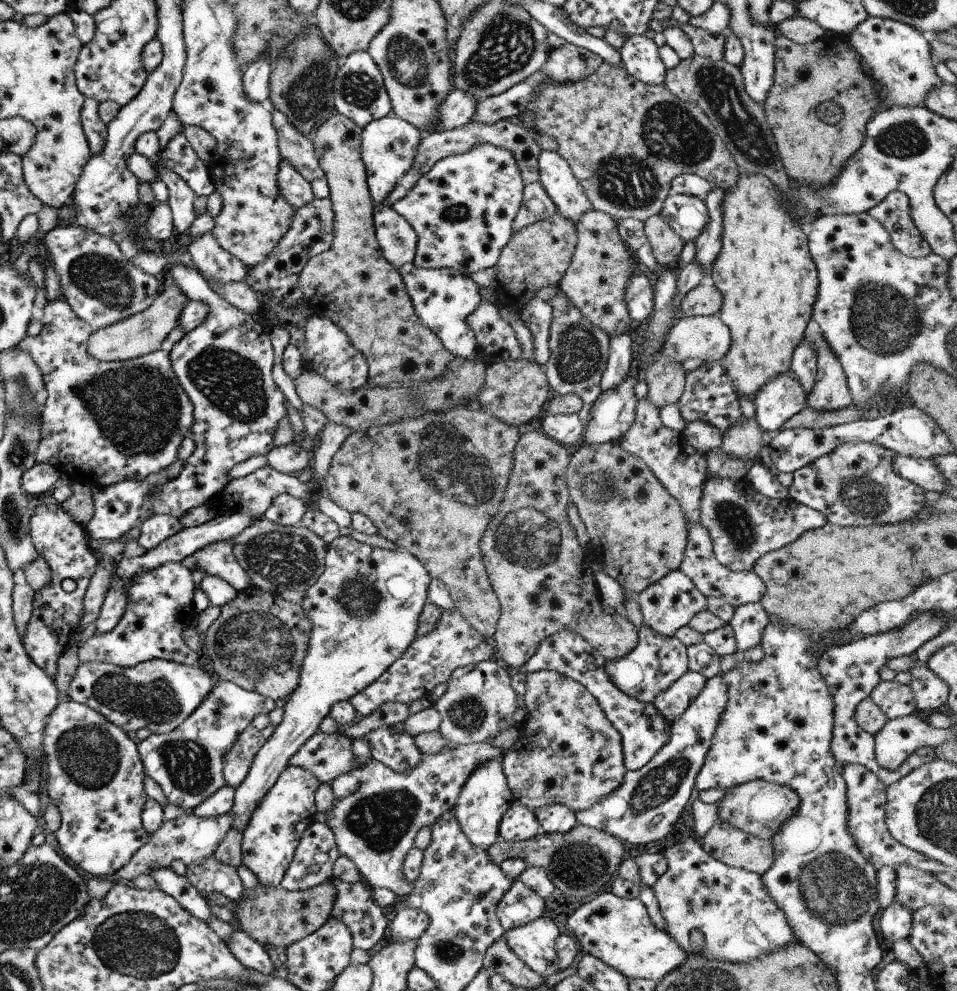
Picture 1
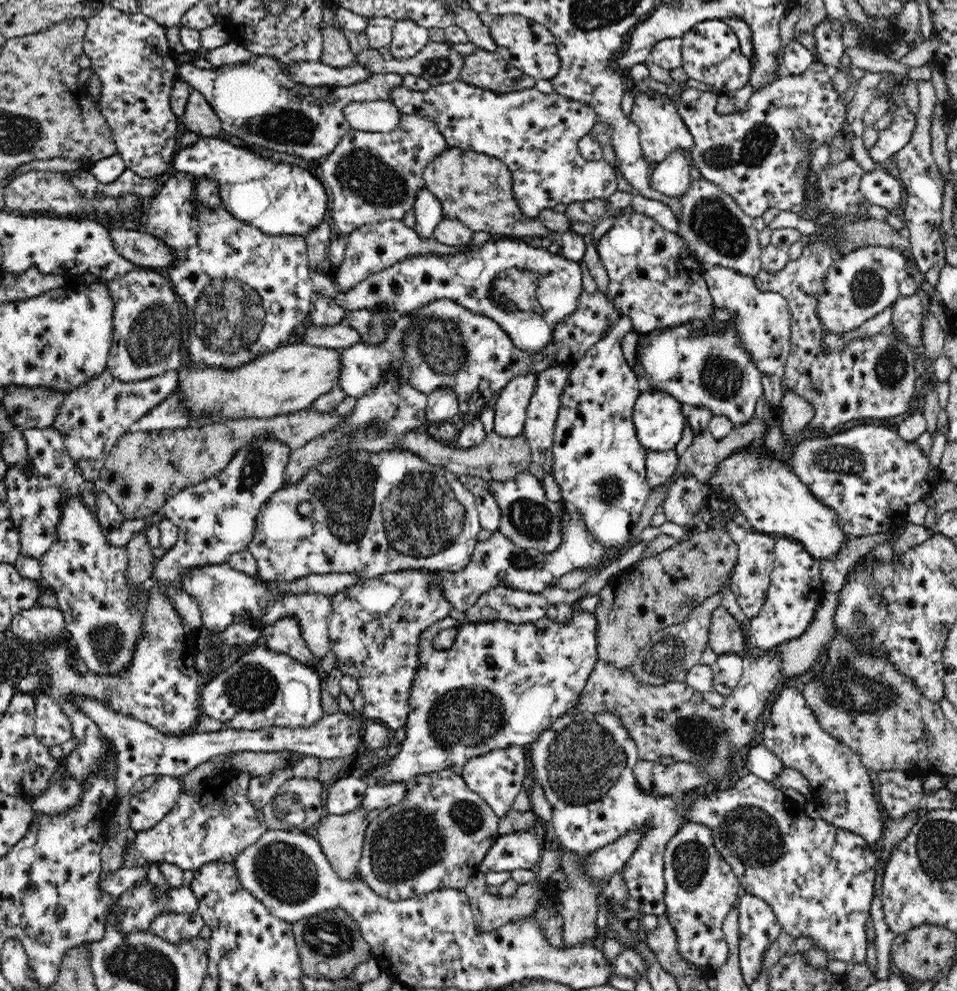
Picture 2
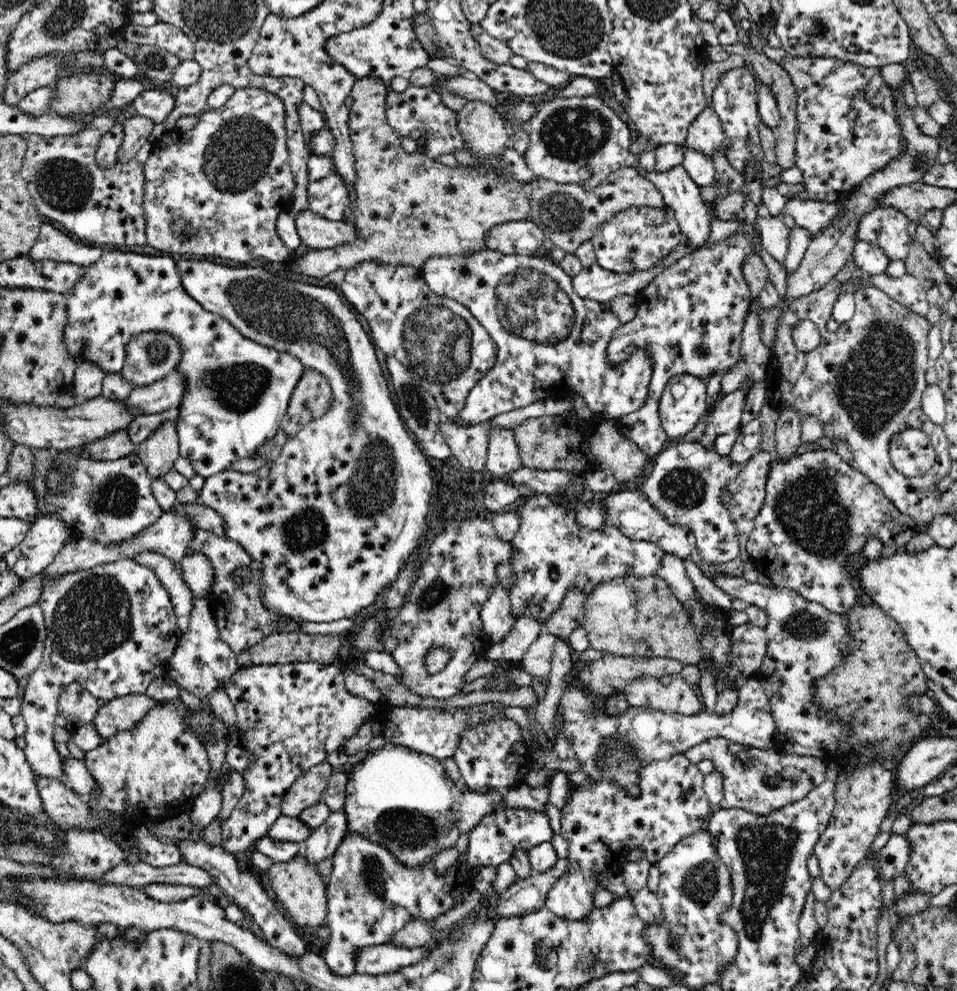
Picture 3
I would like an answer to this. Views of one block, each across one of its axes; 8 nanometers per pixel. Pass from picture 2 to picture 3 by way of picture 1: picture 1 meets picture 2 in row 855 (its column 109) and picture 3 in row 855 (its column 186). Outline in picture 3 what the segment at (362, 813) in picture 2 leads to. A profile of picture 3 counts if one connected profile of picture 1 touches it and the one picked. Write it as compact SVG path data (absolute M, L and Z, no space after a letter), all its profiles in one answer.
M301 855L294 856L294 860L274 862L268 870L268 880L276 896L275 901L292 923L296 926L311 926L315 929L325 925L328 910L327 885L318 875L316 864L310 864Z

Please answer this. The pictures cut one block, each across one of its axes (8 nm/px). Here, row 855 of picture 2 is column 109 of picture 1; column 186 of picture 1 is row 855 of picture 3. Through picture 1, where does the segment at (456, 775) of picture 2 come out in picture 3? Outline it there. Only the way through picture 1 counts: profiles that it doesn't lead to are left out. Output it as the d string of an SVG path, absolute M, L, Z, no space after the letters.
M390 742L372 751L362 762L347 770L343 811L348 819L349 830L388 847L394 859L406 867L434 862L442 848L455 846L460 833L470 832L490 811L507 807L501 804L504 791L482 793L464 790L448 777L441 760Z

